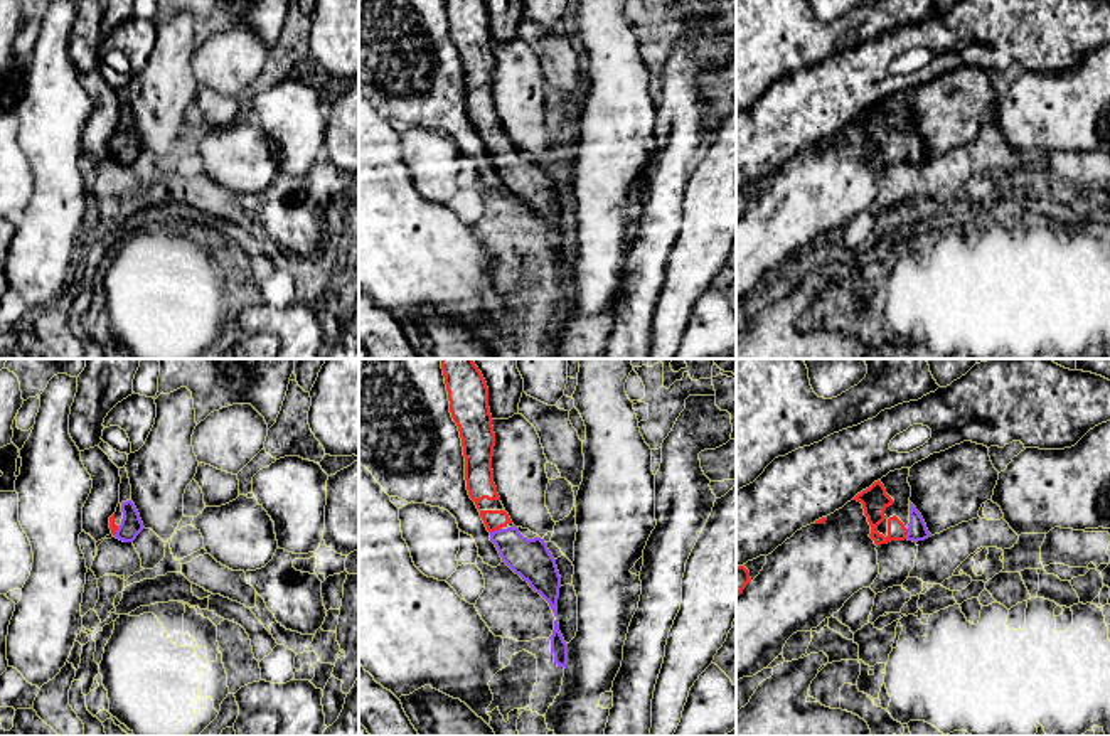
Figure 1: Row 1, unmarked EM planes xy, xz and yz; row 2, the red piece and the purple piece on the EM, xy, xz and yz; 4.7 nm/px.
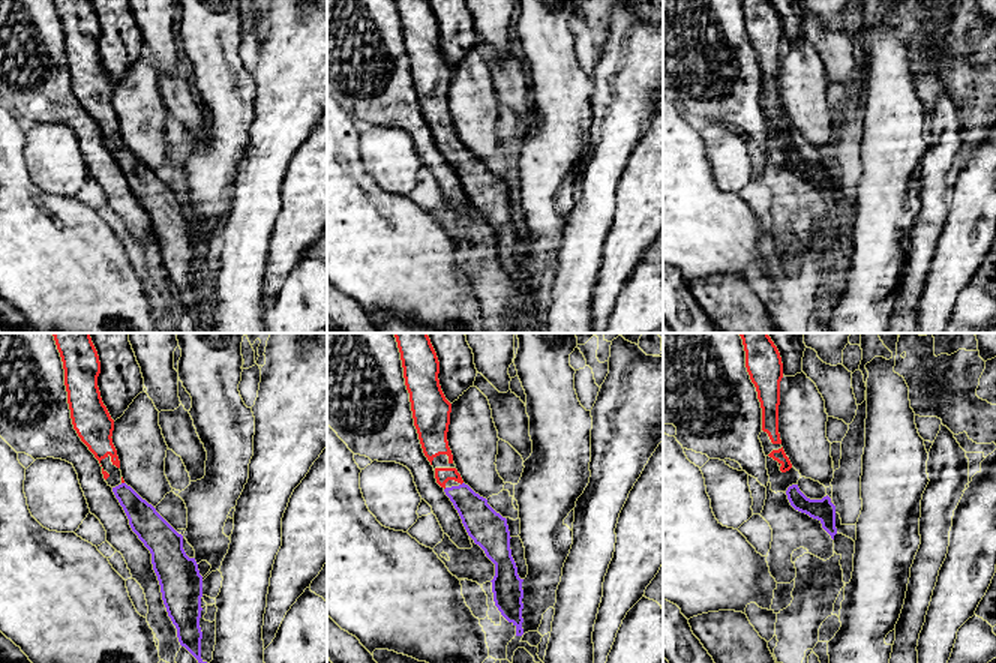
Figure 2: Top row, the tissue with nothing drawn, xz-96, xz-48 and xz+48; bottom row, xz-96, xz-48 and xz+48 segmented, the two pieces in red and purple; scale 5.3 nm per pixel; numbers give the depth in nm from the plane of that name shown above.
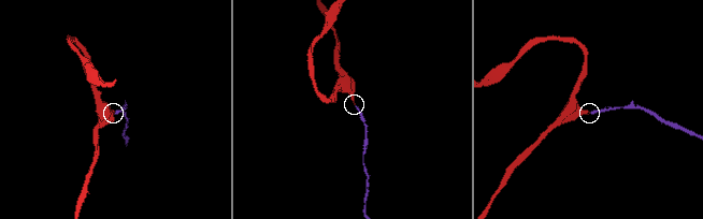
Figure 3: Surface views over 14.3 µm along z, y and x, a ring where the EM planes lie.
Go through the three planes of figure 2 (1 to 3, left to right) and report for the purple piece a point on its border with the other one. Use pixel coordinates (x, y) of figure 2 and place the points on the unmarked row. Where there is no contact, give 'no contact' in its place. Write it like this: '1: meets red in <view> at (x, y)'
1: no contact
2: no contact
3: no contact

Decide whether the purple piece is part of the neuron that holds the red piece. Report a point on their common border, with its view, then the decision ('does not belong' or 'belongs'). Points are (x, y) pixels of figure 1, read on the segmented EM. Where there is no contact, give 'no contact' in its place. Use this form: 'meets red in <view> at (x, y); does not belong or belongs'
meets red in xz at (496, 529); belongs

